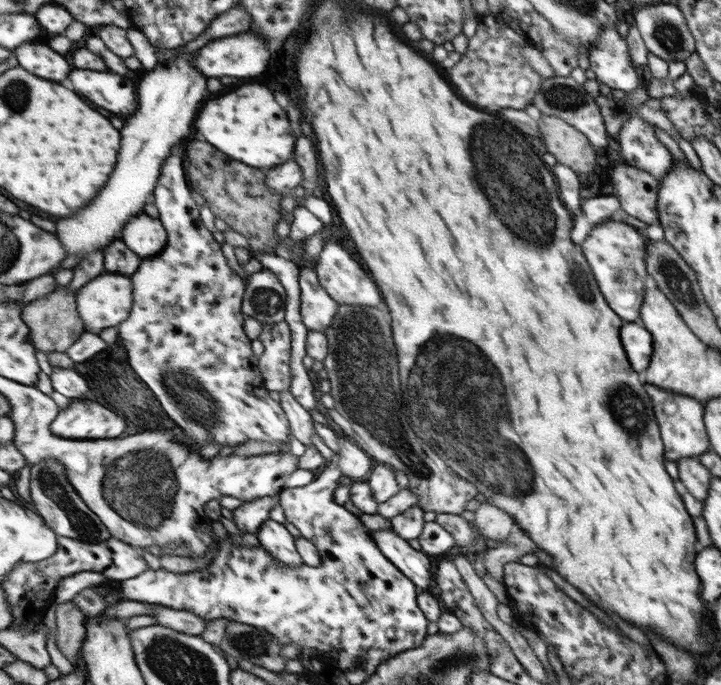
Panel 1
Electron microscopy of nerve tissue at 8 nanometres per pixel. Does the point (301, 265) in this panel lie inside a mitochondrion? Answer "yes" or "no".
no

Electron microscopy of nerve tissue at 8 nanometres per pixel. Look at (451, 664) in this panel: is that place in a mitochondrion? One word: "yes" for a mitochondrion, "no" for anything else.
yes

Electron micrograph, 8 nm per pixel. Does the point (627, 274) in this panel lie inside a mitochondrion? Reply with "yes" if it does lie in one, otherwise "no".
yes

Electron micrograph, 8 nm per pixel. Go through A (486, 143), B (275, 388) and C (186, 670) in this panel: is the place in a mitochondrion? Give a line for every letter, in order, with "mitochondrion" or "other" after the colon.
A: mitochondrion
B: other
C: mitochondrion

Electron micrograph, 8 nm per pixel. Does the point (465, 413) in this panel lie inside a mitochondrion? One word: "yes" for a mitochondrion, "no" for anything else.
yes

